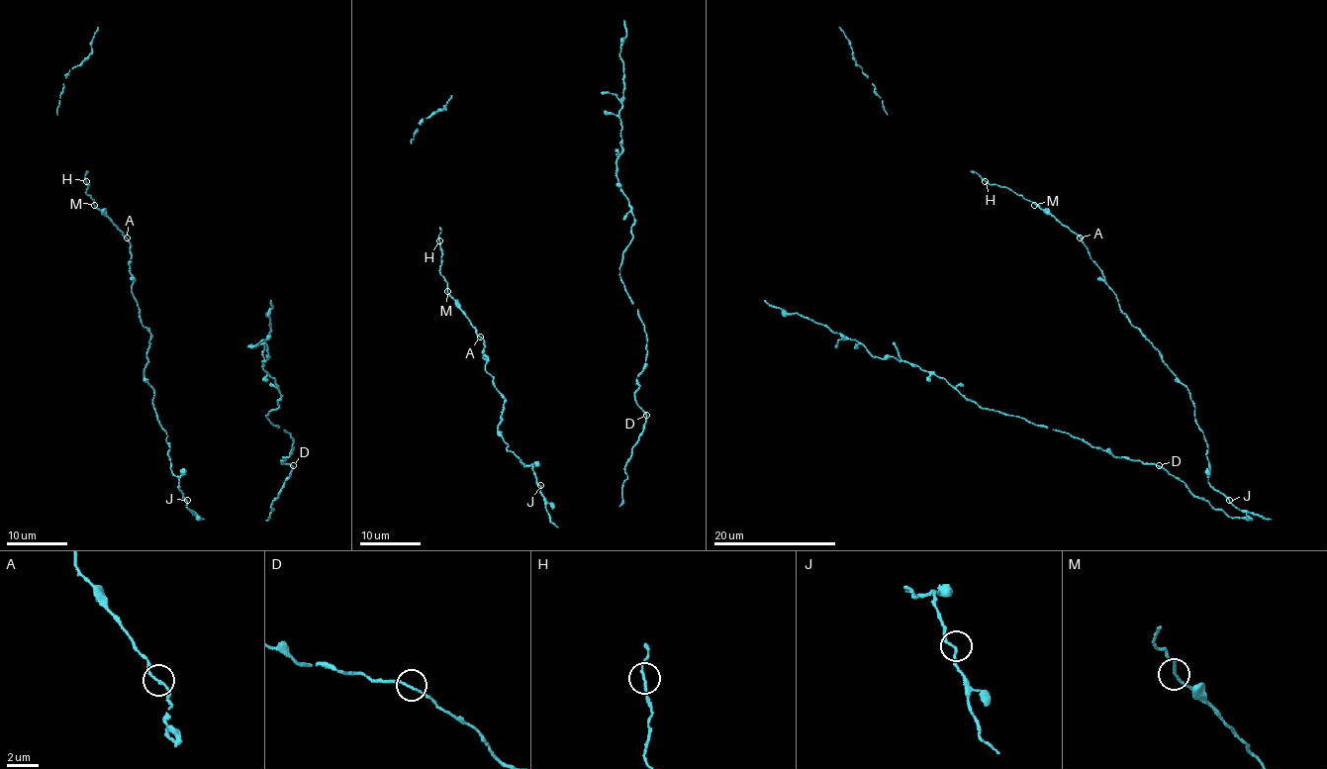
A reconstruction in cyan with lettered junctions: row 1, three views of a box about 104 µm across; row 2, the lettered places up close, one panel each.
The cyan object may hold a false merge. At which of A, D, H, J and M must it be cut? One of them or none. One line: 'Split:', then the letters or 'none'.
Split: none

